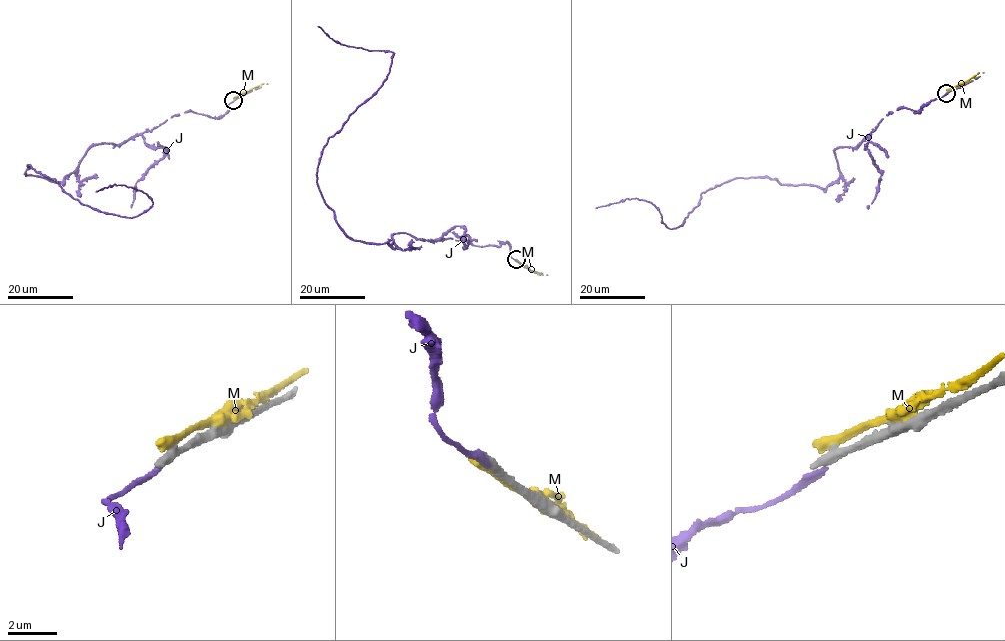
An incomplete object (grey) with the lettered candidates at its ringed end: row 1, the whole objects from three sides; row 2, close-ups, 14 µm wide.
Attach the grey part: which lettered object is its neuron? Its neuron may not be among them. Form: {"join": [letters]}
{"join": []}

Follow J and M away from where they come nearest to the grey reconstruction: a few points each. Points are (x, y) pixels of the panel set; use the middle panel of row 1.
J: (517, 261), (508, 243), (350, 239), (319, 190), (319, 158), (394, 53), (345, 46), (317, 26)
M: (517, 261), (542, 273)

